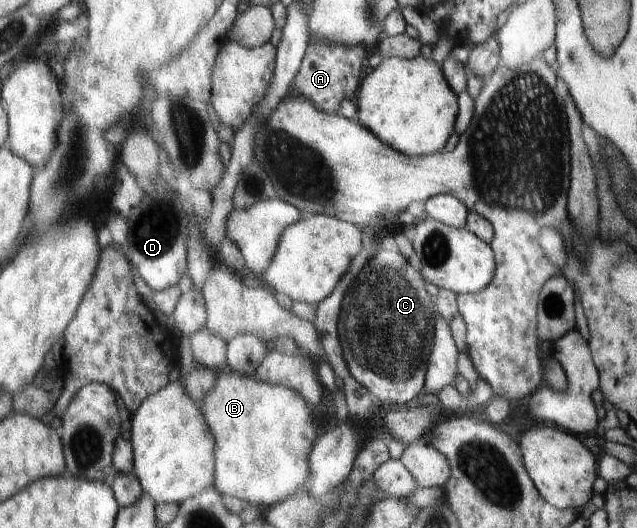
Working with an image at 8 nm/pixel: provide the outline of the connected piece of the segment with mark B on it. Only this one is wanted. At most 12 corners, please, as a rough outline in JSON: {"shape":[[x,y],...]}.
{"shape":[[219,371],[201,403],[216,485],[263,510],[311,477],[288,386]]}

